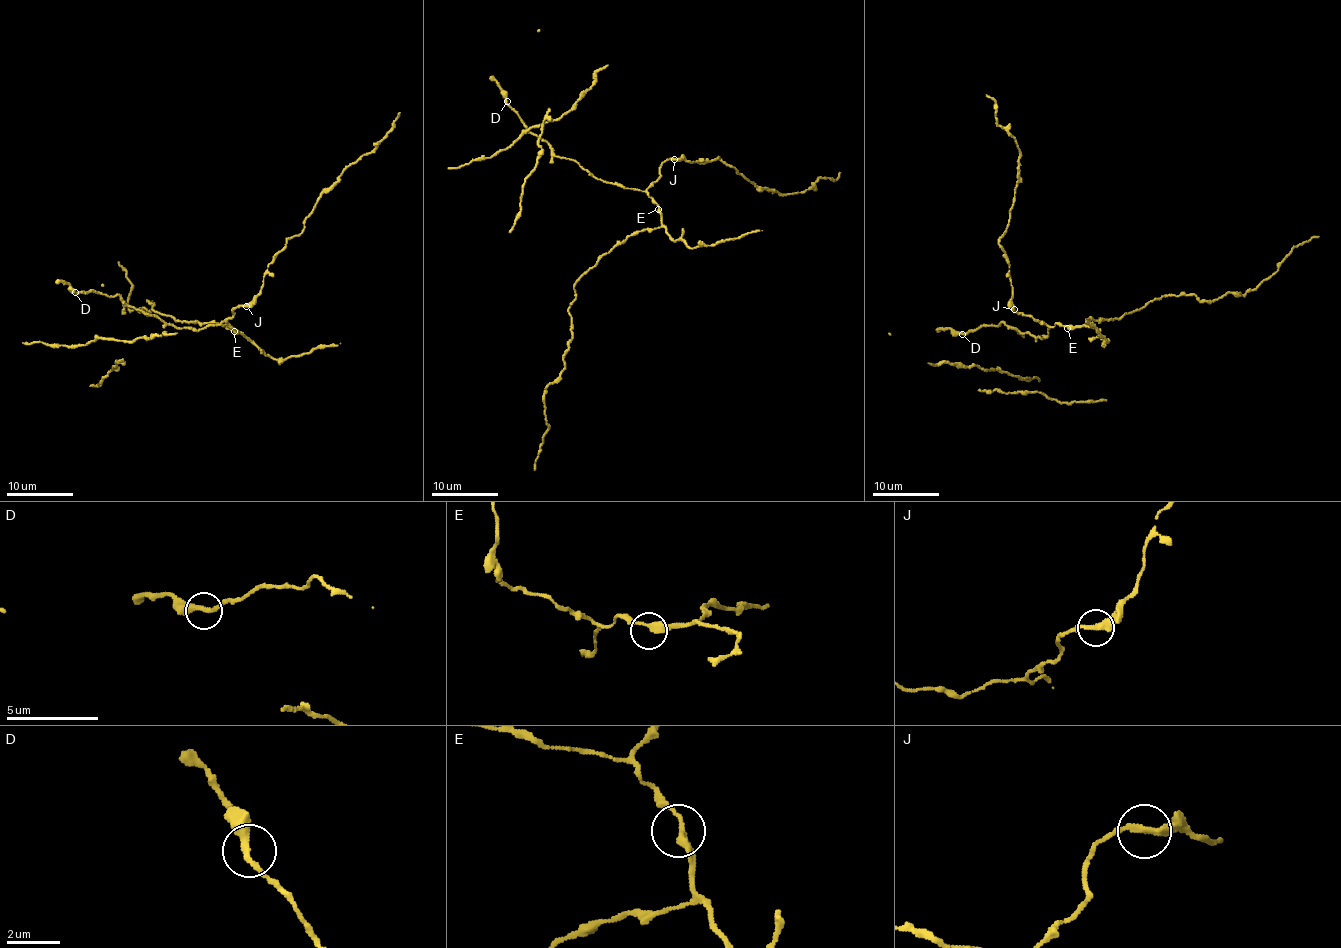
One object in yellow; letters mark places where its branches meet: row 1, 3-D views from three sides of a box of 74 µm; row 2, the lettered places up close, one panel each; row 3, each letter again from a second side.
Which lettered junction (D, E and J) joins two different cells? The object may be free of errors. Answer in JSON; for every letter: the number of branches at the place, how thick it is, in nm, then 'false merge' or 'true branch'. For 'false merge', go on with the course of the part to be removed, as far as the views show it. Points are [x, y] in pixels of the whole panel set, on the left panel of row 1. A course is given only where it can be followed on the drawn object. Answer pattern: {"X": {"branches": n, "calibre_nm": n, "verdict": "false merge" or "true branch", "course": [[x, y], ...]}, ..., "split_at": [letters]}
{"D": {"branches": 2, "calibre_nm": 280, "verdict": "true branch"}, "E": {"branches": 2, "calibre_nm": 280, "verdict": "true branch"}, "J": {"branches": 2, "calibre_nm": 280, "verdict": "true branch"}, "split_at": []}

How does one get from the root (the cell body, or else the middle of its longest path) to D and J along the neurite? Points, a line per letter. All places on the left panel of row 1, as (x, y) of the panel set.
D: (236, 330), (226, 323), (198, 330), (174, 327), (128, 306), (119, 294), (75, 292)
J: (236, 330), (221, 323), (230, 318), (237, 306), (246, 306)

